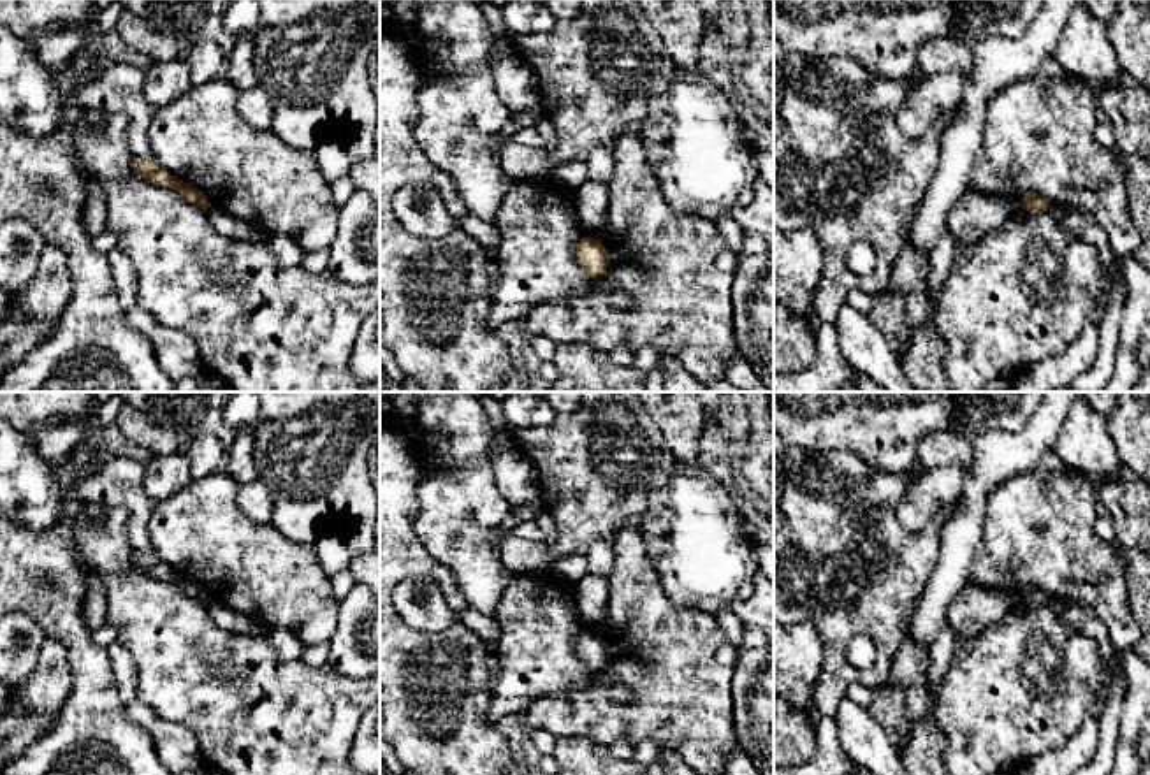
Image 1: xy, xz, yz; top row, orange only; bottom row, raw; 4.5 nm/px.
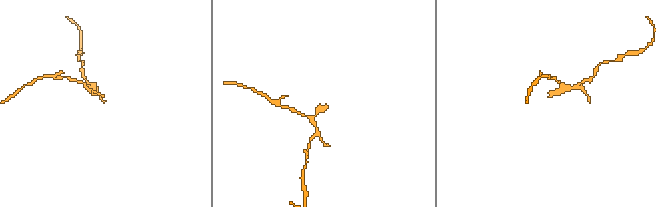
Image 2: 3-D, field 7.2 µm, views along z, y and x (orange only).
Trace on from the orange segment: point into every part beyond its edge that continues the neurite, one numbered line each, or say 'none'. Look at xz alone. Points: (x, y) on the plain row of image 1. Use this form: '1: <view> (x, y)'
none

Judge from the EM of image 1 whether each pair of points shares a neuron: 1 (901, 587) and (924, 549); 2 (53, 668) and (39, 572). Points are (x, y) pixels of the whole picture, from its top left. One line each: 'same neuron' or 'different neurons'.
1: same neuron
2: different neurons

